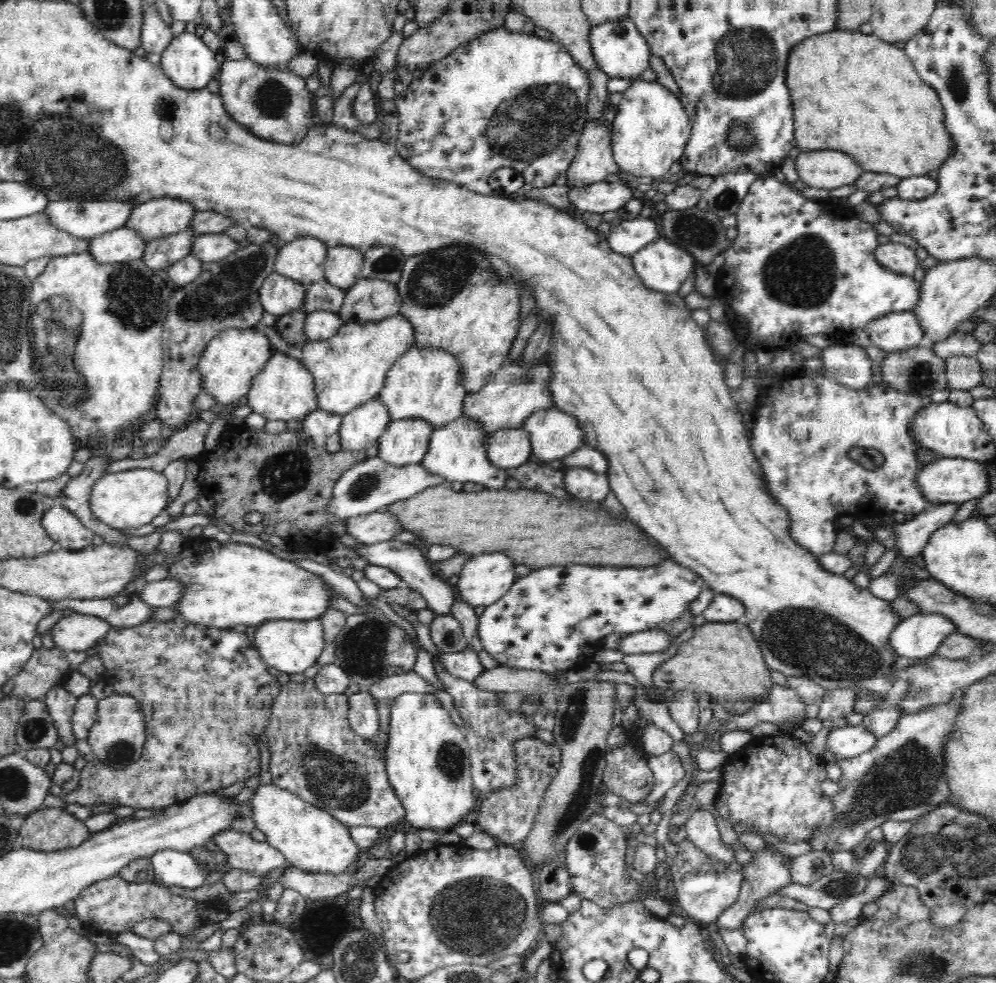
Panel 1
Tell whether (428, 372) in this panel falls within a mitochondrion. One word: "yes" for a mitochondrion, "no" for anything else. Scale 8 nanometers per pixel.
no

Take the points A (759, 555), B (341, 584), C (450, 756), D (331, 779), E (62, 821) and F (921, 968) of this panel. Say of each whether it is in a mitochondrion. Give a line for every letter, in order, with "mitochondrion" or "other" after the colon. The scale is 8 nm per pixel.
A: other
B: other
C: mitochondrion
D: mitochondrion
E: other
F: mitochondrion

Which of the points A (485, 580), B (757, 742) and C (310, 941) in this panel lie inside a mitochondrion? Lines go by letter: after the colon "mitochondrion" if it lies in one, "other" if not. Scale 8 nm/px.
A: other
B: other
C: mitochondrion

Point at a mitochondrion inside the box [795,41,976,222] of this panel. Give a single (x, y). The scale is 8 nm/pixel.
(956, 82)

